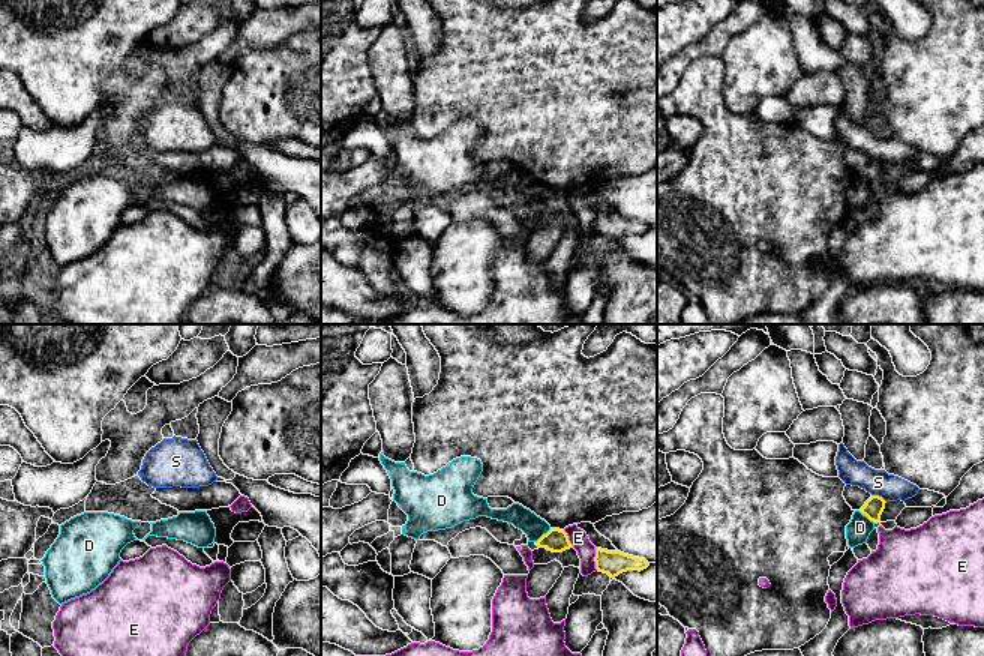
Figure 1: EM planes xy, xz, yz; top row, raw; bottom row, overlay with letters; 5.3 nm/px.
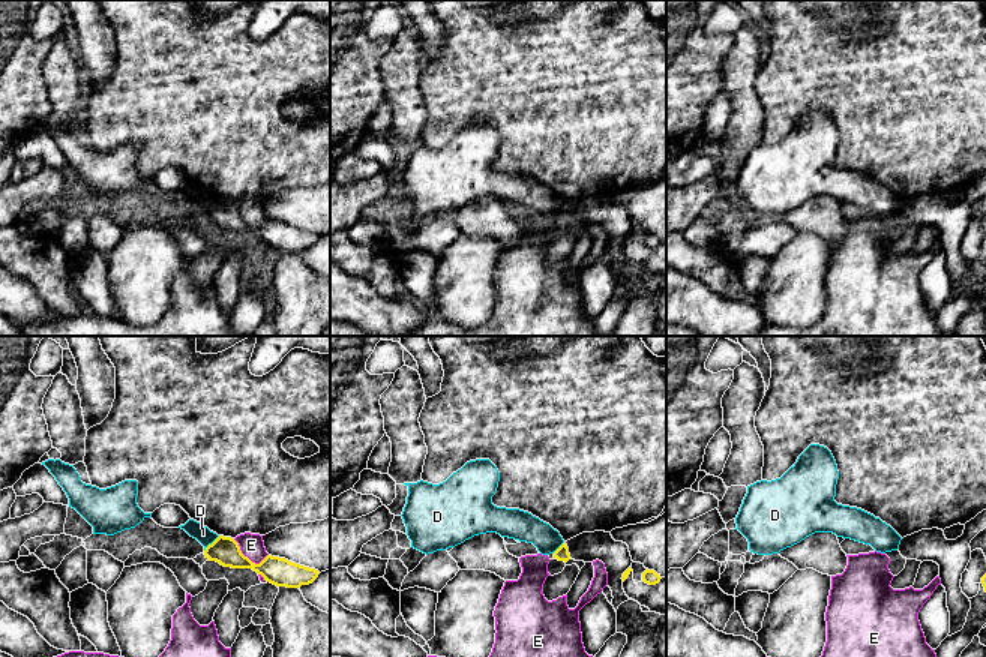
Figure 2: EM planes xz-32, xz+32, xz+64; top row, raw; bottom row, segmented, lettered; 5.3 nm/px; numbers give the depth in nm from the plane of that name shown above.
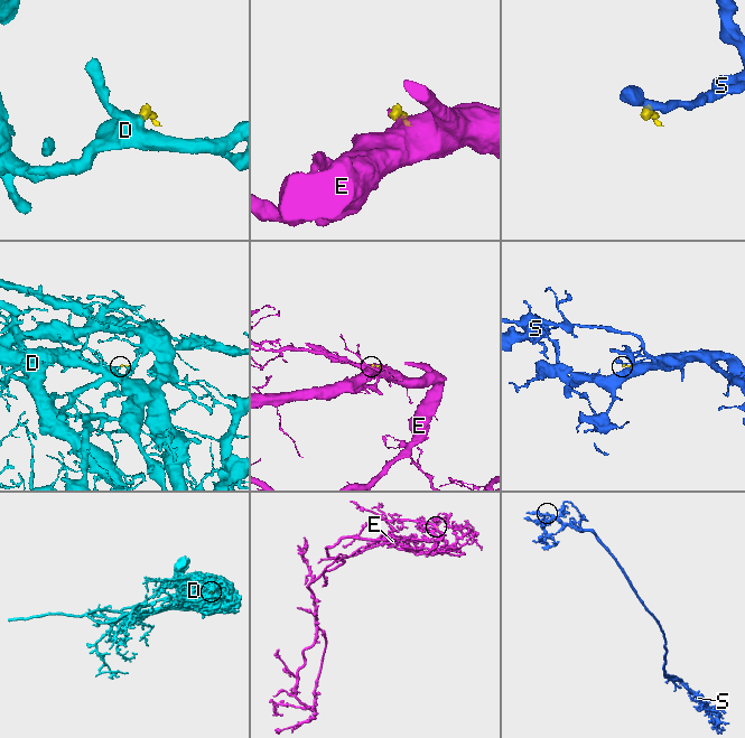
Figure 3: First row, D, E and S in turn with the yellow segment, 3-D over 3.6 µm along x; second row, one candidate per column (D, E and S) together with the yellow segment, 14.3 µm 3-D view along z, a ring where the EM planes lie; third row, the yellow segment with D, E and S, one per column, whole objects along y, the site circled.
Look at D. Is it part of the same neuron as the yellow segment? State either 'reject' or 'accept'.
reject

